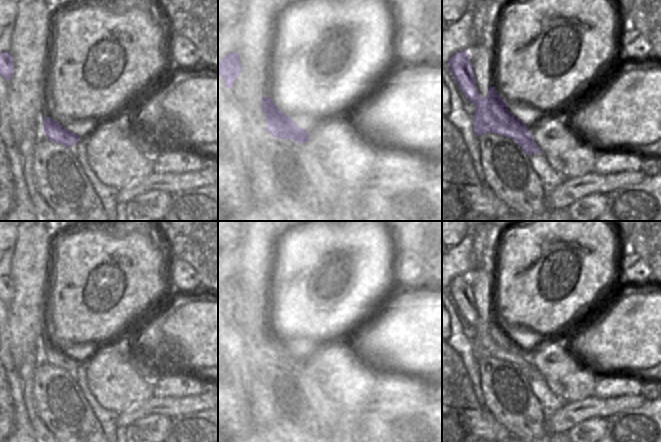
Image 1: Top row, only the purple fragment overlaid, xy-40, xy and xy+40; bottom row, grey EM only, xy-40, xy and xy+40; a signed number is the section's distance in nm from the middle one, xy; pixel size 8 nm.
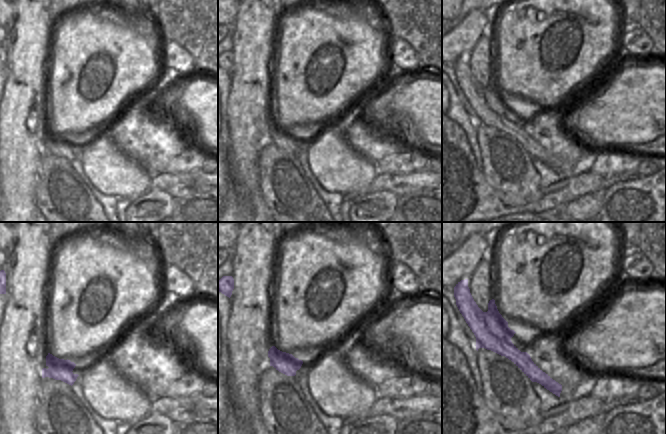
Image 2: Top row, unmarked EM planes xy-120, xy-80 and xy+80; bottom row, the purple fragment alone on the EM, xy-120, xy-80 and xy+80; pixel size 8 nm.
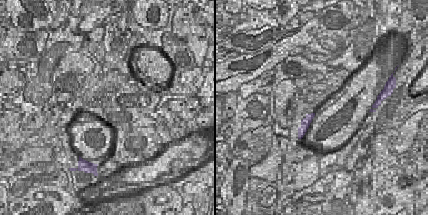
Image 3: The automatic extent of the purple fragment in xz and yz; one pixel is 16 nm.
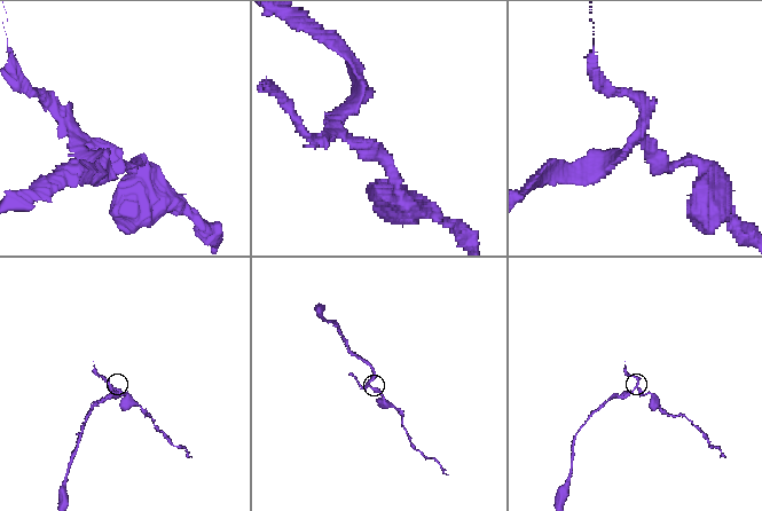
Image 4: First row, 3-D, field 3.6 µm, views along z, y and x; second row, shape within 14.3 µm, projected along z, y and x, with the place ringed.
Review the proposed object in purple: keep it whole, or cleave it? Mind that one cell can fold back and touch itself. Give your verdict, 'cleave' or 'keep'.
cleave

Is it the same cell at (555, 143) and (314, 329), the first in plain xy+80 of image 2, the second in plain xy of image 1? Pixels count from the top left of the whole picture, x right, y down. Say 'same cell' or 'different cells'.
different cells

